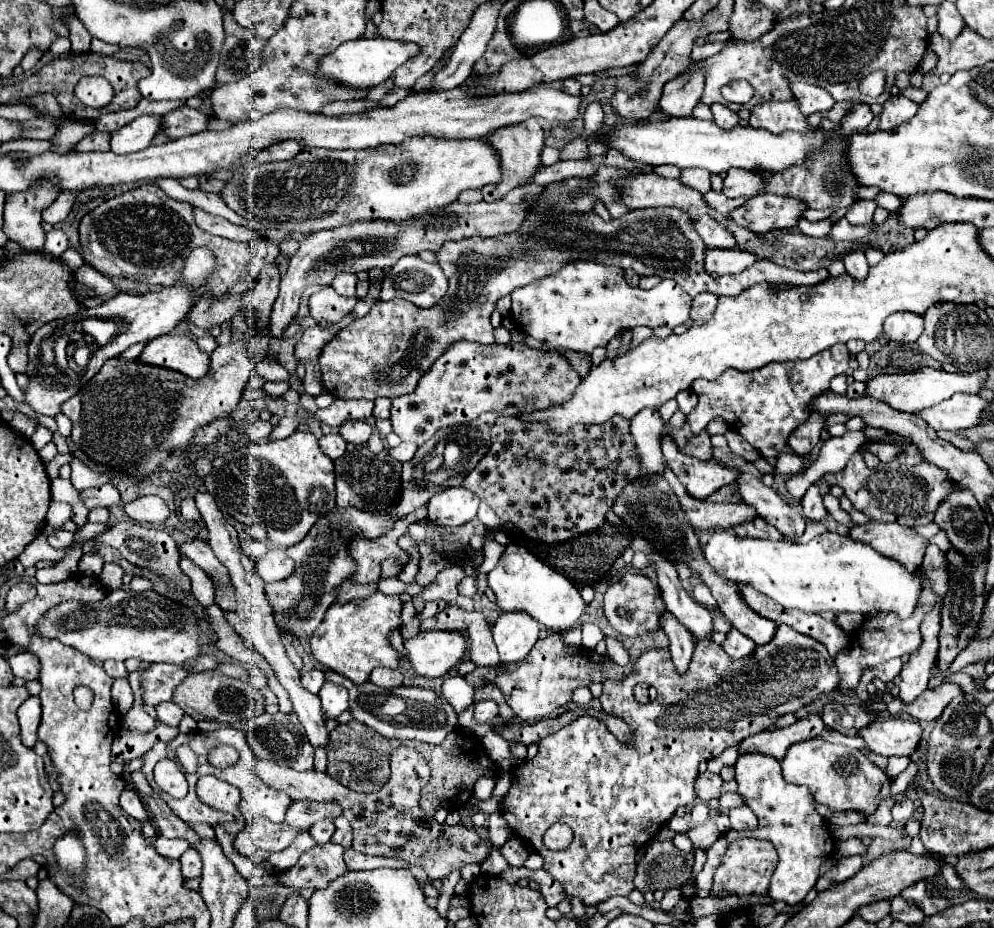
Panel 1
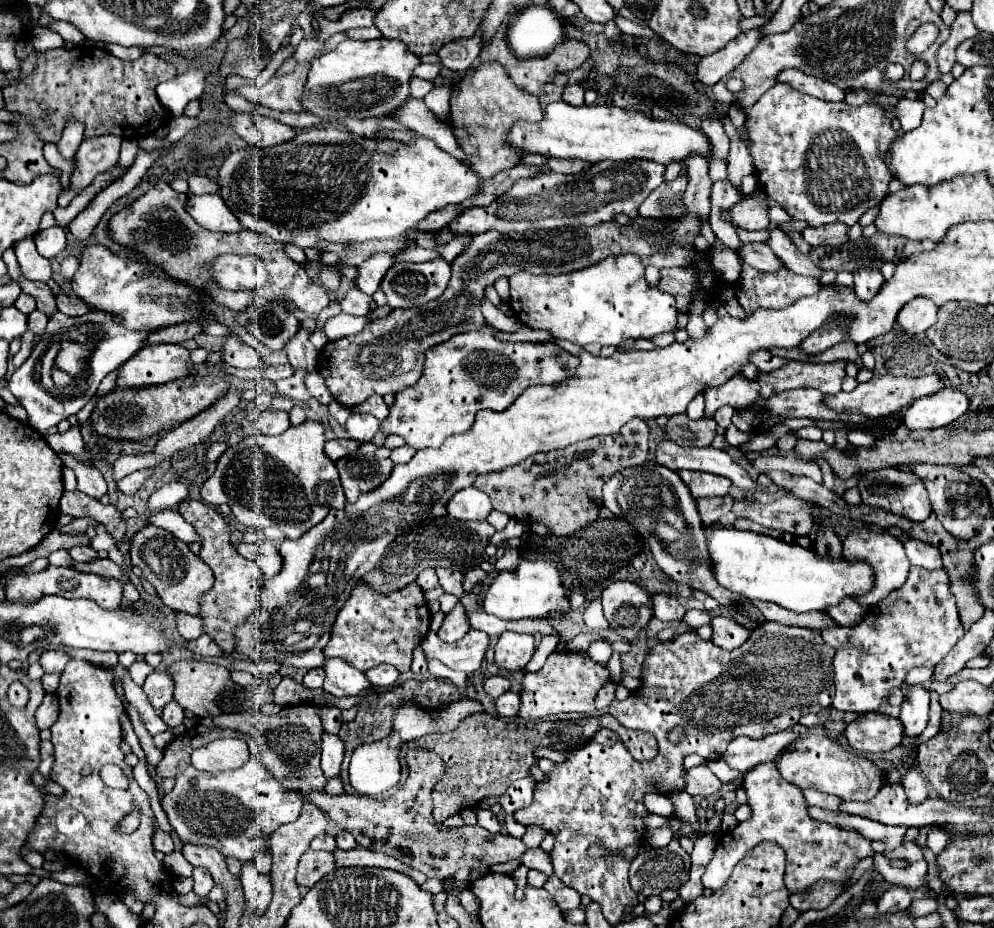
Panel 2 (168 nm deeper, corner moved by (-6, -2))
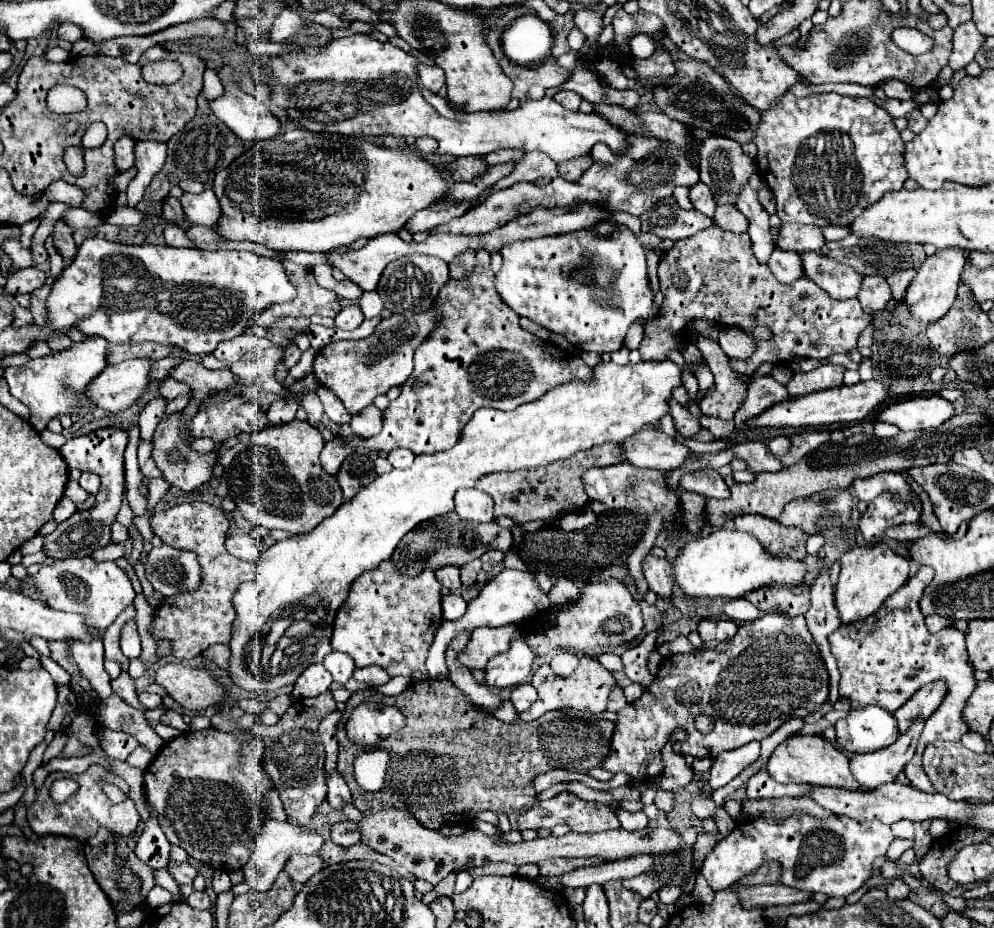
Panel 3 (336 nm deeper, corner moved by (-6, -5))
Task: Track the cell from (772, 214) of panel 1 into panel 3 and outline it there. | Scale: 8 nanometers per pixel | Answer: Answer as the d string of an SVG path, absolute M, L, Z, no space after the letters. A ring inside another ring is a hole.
M720 205L714 213L714 225L718 225L724 231L732 233L744 233L748 229L748 219L742 217L742 213L734 205Z

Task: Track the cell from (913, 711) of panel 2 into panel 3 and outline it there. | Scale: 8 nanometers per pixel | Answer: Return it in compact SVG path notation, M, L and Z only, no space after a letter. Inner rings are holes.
M916 721L910 729L900 735L892 745L878 749L874 753L852 755L850 773L862 787L878 787L888 781L896 781L896 775L904 769L904 765L912 759L916 751L916 743L920 739L924 721Z

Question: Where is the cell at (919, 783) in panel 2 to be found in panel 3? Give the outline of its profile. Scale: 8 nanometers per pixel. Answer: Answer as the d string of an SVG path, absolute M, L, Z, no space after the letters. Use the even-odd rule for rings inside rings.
M920 567L918 573L890 599L886 599L874 615L856 621L854 625L840 625L830 635L832 653L838 661L838 669L842 675L840 695L850 699L852 709L880 705L886 711L894 713L926 683L934 683L936 679L946 681L948 693L940 707L925 721L916 755L904 767L910 783L924 793L934 793L936 789L922 771L922 751L928 743L936 739L960 741L962 735L970 731L966 721L962 719L962 711L976 687L974 667L968 663L964 633L956 627L944 627L940 633L932 635L924 625L924 615L918 603L924 587L930 583L932 577L932 569Z

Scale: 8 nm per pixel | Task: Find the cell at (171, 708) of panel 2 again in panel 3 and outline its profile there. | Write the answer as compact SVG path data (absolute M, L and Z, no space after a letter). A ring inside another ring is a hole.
M168 709L168 711L160 717L160 723L162 723L162 725L170 725L170 727L174 727L174 729L178 729L178 731L186 731L186 729L188 729L188 725L182 721L182 715L176 713L176 711L172 711L172 709Z

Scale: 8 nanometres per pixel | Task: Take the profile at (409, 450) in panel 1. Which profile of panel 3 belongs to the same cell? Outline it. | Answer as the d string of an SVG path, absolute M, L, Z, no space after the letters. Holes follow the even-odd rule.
M394 449L390 455L388 455L388 461L398 467L398 469L408 469L414 461L414 453L410 453L410 449Z

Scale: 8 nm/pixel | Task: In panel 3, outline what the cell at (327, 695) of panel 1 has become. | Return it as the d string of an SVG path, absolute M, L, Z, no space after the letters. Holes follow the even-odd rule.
M332 651L330 655L326 655L322 665L330 671L332 679L336 683L340 683L340 685L344 685L352 677L354 667L356 667L354 659L350 655L346 655L346 653L340 653L340 651Z

